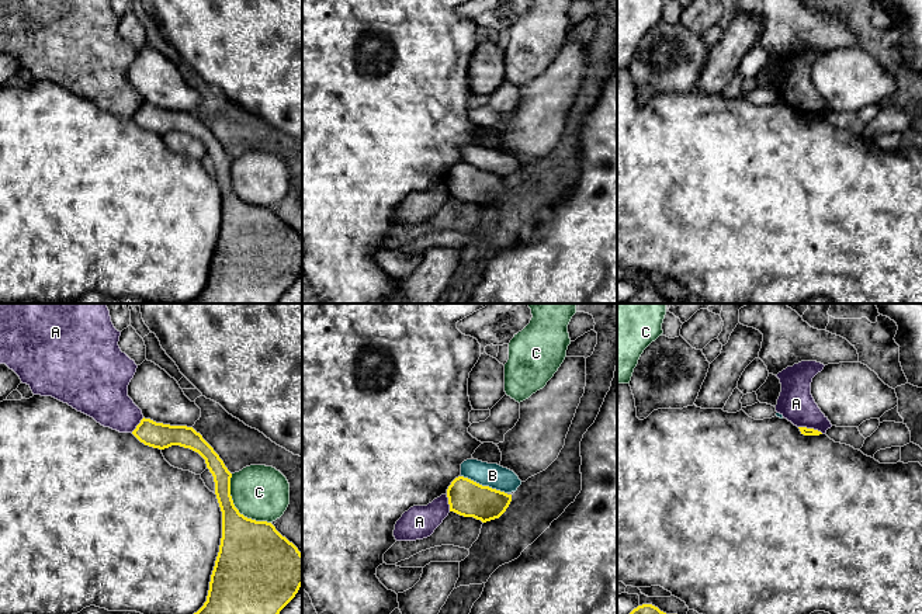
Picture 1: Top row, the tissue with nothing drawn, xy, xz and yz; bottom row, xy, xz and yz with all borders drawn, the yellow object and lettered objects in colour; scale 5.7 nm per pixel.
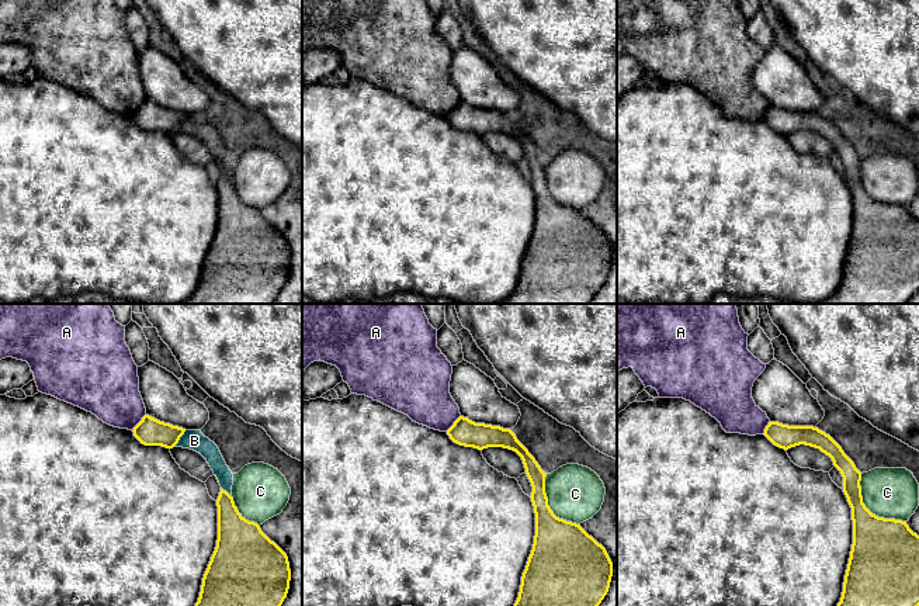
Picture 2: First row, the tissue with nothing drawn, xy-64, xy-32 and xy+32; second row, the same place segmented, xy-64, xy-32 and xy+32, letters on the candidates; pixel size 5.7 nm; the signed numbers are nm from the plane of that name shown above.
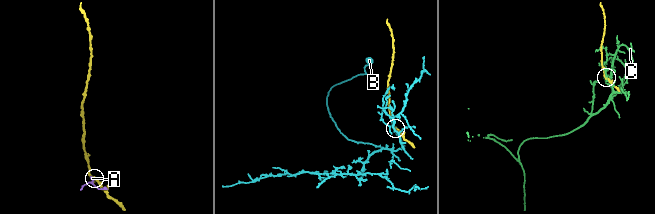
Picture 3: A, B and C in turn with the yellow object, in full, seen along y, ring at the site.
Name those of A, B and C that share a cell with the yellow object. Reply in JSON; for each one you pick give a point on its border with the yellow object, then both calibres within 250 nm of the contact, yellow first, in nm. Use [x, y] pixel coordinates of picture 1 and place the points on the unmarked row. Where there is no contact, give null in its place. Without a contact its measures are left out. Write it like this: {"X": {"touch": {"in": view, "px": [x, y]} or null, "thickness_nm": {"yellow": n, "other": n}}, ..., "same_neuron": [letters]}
{"same_neuron": []}

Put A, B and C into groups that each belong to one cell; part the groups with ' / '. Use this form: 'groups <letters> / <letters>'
groups A / B / C

